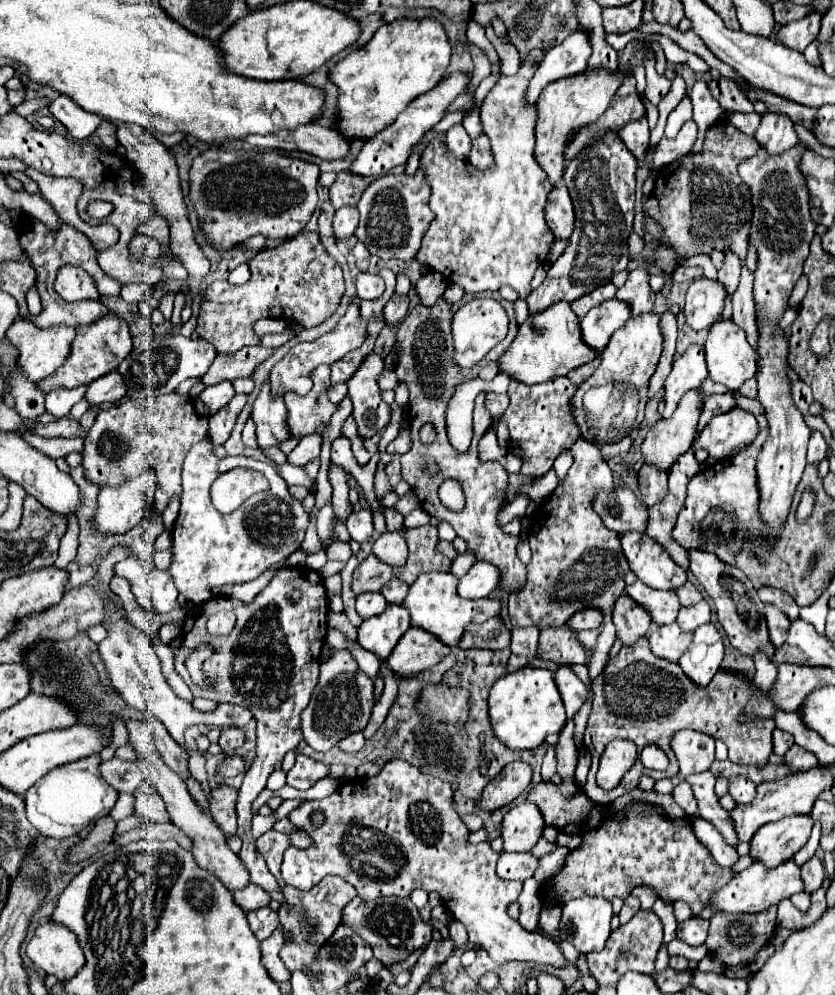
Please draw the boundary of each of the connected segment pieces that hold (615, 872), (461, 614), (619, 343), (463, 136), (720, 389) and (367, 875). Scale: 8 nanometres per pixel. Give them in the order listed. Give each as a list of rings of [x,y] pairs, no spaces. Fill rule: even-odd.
[[[634,803],[628,805],[626,809],[628,809],[628,817],[624,821],[620,823],[602,821],[596,829],[590,829],[582,835],[582,843],[568,853],[562,871],[550,877],[548,881],[544,881],[540,889],[542,901],[562,907],[566,901],[584,895],[604,897],[608,901],[612,901],[614,897],[626,899],[636,885],[648,885],[658,893],[662,901],[666,903],[674,903],[678,899],[686,901],[692,913],[698,915],[706,907],[706,899],[710,899],[710,895],[714,895],[718,887],[724,887],[732,879],[732,871],[728,867],[720,867],[710,855],[710,851],[704,845],[700,845],[700,841],[692,831],[692,823],[688,819],[658,817],[656,813],[652,813],[652,805],[648,803]]]
[[[432,571],[432,573],[420,575],[410,585],[410,591],[402,601],[402,607],[410,611],[410,627],[424,629],[450,647],[458,643],[458,637],[462,637],[462,631],[466,629],[466,625],[482,623],[490,617],[496,617],[500,611],[500,601],[496,599],[476,599],[476,601],[460,599],[456,595],[456,583],[458,583],[458,577],[454,577],[452,573]]]
[[[650,313],[642,315],[642,319],[628,319],[624,327],[620,327],[608,341],[606,349],[602,351],[600,367],[592,373],[590,379],[586,379],[578,391],[570,399],[570,413],[580,427],[582,439],[588,443],[594,443],[598,447],[618,443],[626,435],[632,433],[636,425],[644,419],[644,405],[648,401],[648,387],[650,377],[656,371],[658,359],[662,353],[662,331],[660,331],[660,315]],[[592,387],[606,387],[604,405],[600,405],[600,411],[594,415],[588,415],[584,411],[584,395]]]
[[[454,125],[448,133],[446,133],[446,139],[448,139],[448,147],[450,151],[460,157],[460,159],[468,159],[470,155],[470,137],[466,133],[466,129],[462,125]]]
[[[709,377],[704,380],[699,389],[700,395],[702,395],[702,397],[708,397],[711,394],[724,394],[729,391],[725,385],[716,383]]]
[[[402,759],[388,761],[378,777],[370,777],[370,779],[358,777],[348,783],[342,783],[330,797],[322,801],[306,801],[304,805],[300,805],[288,815],[288,819],[298,831],[304,831],[314,839],[314,845],[308,849],[290,847],[284,853],[284,861],[280,867],[282,879],[286,885],[298,891],[308,891],[314,885],[318,885],[322,877],[338,875],[346,879],[358,891],[358,895],[366,901],[388,897],[388,895],[408,897],[410,891],[418,887],[428,893],[438,891],[452,919],[464,923],[464,927],[468,929],[470,943],[484,949],[494,963],[502,965],[506,961],[528,961],[528,963],[552,965],[562,969],[566,965],[566,959],[558,943],[542,937],[540,933],[530,933],[518,921],[510,919],[508,905],[518,899],[522,891],[522,883],[502,881],[494,875],[498,853],[492,851],[490,843],[486,841],[478,845],[466,843],[468,829],[462,823],[462,819],[456,815],[452,807],[452,797],[454,797],[454,791],[450,783],[440,781],[432,775],[424,775]],[[314,811],[324,813],[324,823],[320,827],[314,827],[310,821],[310,815]],[[340,833],[350,833],[350,837],[344,841],[344,847],[342,847],[344,853],[340,853]]]

